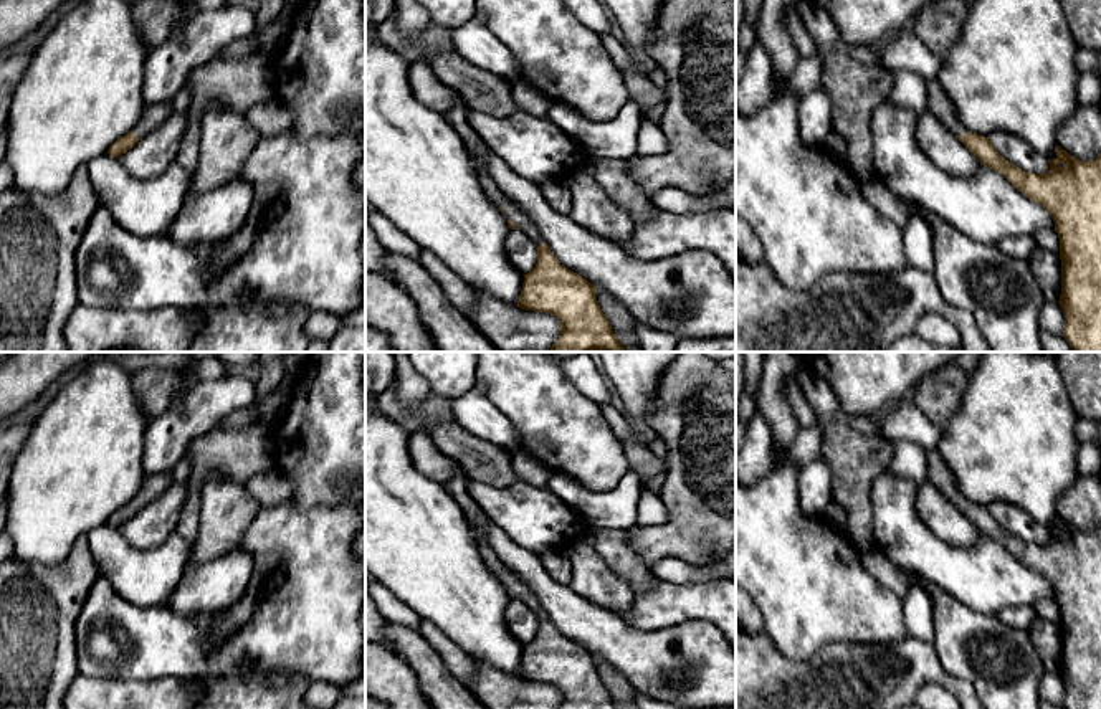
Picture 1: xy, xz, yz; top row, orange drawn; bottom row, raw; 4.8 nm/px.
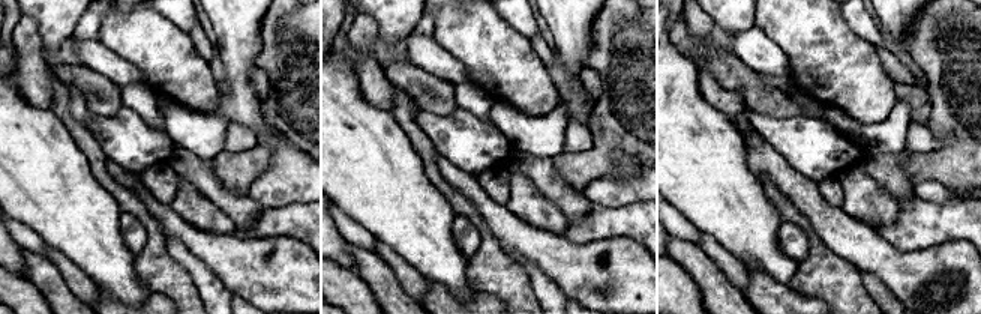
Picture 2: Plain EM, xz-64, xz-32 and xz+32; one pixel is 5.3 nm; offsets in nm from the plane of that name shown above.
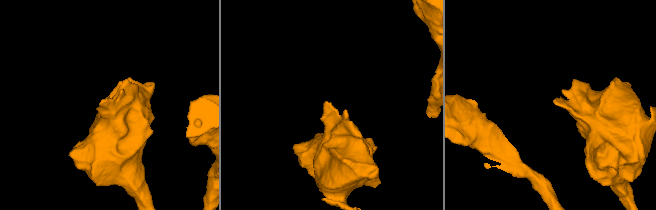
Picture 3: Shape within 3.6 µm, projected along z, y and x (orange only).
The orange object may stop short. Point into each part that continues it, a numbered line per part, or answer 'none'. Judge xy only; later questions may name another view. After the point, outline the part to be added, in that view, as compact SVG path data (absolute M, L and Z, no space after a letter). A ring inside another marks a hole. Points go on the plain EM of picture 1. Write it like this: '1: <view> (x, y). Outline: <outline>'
1: xy (152, 486). Outline: M169 473L145 474L141 489L132 501L142 509L147 502L164 494L172 484L174 479Z

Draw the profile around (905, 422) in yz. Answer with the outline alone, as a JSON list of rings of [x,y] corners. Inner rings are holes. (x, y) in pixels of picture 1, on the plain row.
[[[899,403],[876,418],[876,435],[891,441],[913,441],[929,451],[937,448],[942,426],[914,403]]]

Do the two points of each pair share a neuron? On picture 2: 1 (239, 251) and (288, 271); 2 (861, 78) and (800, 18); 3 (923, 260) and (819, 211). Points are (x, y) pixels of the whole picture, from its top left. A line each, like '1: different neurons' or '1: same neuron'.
1: same neuron
2: same neuron
3: same neuron

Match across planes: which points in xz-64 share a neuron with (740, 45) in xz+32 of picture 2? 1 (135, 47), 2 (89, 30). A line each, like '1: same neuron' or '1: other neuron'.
1: other neuron
2: other neuron

